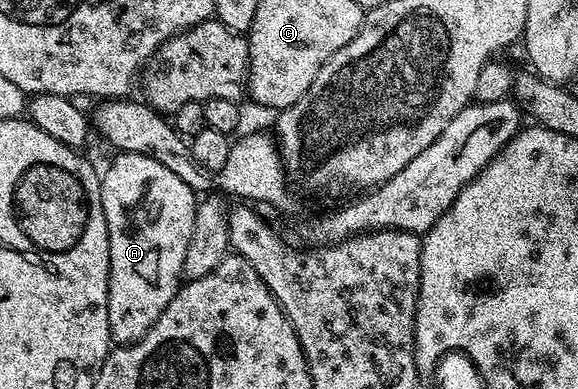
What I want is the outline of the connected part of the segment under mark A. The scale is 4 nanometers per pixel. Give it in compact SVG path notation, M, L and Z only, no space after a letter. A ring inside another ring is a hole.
M116 152L116 156L111 161L111 166L107 170L102 170L99 186L101 187L101 207L105 211L105 223L109 231L109 291L107 292L107 306L109 307L109 331L111 332L112 342L116 346L133 345L147 334L157 323L157 319L169 307L169 303L175 298L175 292L181 288L181 280L184 276L183 264L187 248L191 242L191 236L195 228L193 219L195 218L195 207L197 204L197 194L186 186L177 175L169 171L165 164L157 162L149 154Z

